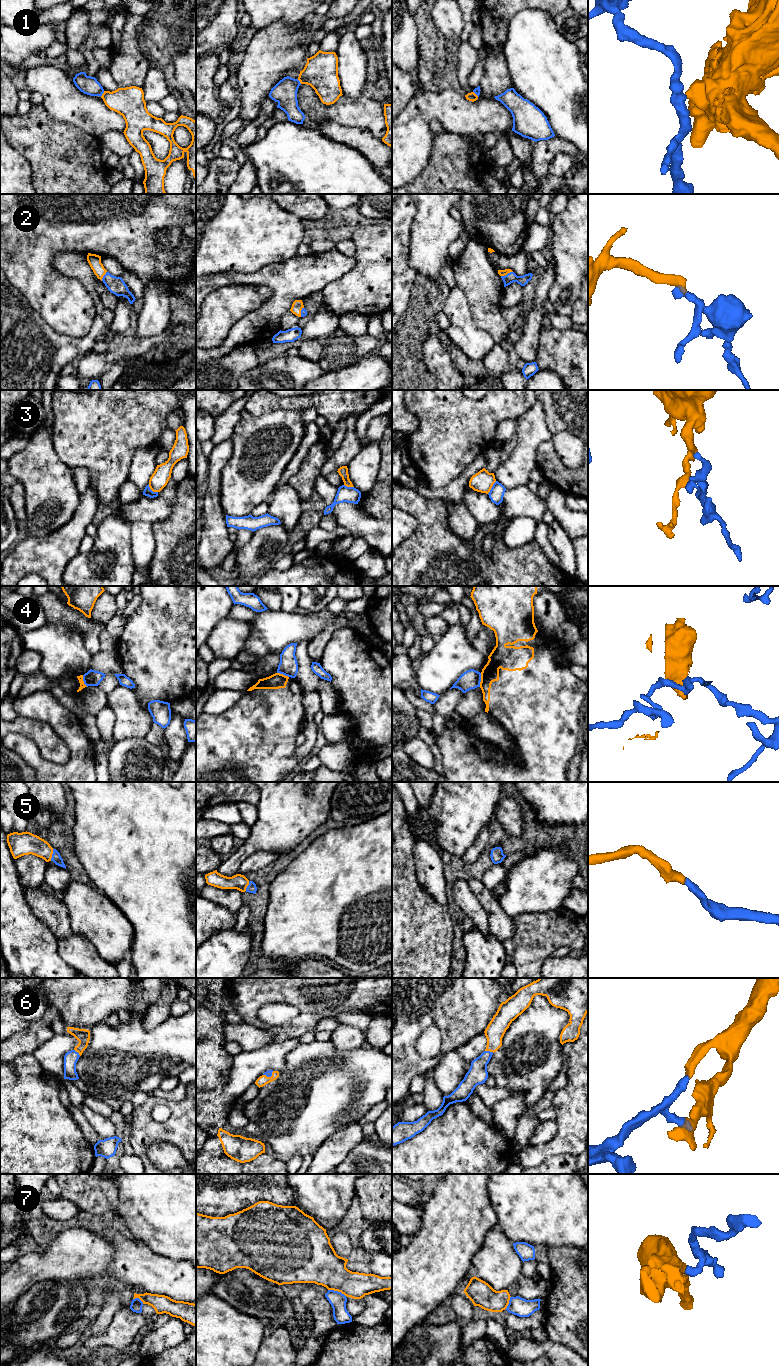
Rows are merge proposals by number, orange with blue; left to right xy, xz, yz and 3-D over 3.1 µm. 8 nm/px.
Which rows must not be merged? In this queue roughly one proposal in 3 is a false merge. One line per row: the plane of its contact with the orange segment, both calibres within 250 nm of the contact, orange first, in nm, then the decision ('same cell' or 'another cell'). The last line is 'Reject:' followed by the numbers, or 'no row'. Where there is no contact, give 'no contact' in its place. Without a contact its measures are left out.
1: xy | 240/150 nm | another cell
2: yz | 50/90 nm | same cell
3: yz | 160/120 nm | another cell
4: yz | 180/150 nm | another cell
5: xy | 190/80 nm | same cell
6: yz | 150/160 nm | same cell
7: xz | 320/130 nm | another cell
Reject: 1, 3, 4, 7

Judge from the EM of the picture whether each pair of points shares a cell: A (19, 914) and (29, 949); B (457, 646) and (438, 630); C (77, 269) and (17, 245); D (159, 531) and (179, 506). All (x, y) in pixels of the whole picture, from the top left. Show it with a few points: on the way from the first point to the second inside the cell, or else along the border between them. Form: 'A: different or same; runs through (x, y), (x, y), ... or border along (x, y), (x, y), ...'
A: same; runs through (19, 923), (19, 934), (24, 940)
B: different; border along (449, 626), (436, 639)
C: different; border along (75, 251), (54, 257), (54, 266), (68, 277)
D: same; runs through (166, 526), (179, 513)

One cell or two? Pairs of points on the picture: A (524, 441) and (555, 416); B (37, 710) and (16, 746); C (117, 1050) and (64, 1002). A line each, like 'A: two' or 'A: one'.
A: two
B: one
C: two

